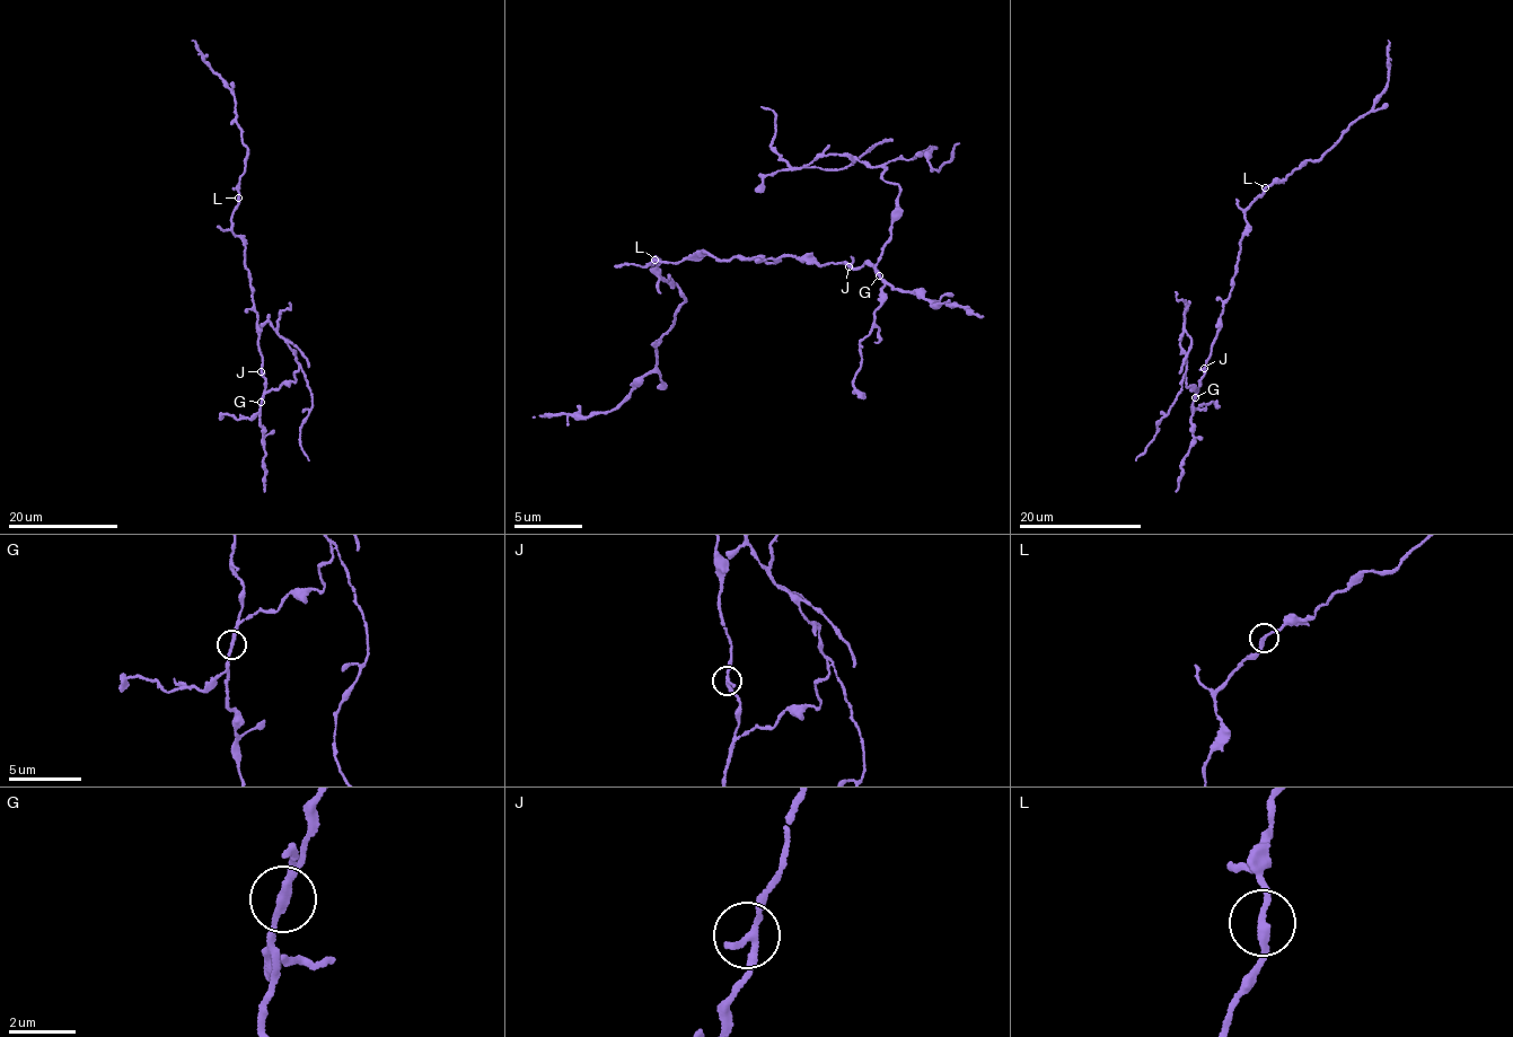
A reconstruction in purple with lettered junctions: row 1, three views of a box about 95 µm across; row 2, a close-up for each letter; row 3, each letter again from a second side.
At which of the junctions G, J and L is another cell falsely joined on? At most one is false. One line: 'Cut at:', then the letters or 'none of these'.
Cut at: G

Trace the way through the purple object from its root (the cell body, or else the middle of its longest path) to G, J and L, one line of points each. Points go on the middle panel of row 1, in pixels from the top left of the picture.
G: (738, 257), (775, 265), (790, 255), (825, 267), (839, 262), (855, 271), (867, 262), (879, 270), (878, 275)
J: (738, 257), (746, 262), (754, 258), (775, 265), (790, 255), (825, 267), (835, 262), (849, 266)
L: (738, 257), (720, 260), (696, 248), (679, 261), (667, 264), (653, 257), (653, 264), (659, 261), (654, 260)

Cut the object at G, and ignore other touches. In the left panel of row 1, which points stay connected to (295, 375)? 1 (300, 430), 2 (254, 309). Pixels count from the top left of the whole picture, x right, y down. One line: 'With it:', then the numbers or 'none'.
With it: 1

